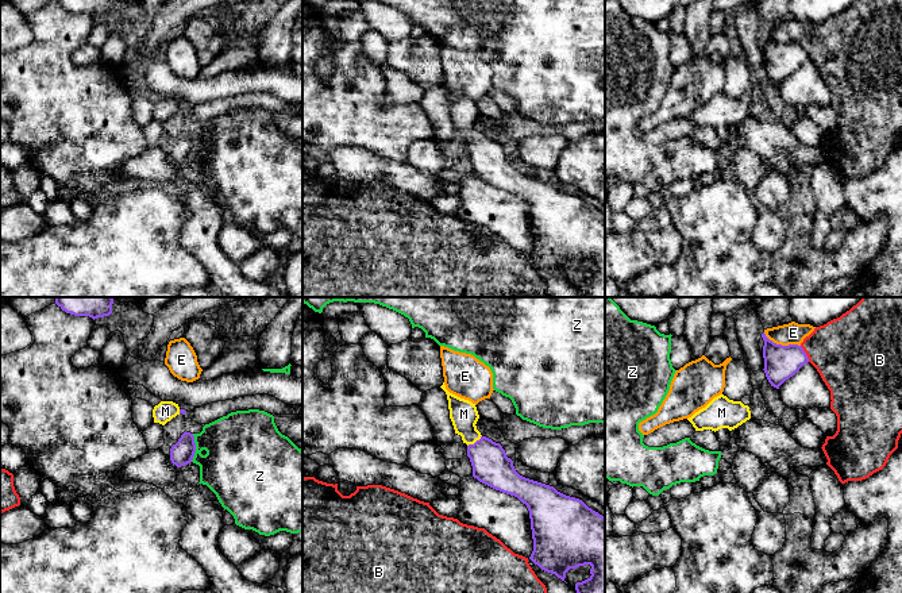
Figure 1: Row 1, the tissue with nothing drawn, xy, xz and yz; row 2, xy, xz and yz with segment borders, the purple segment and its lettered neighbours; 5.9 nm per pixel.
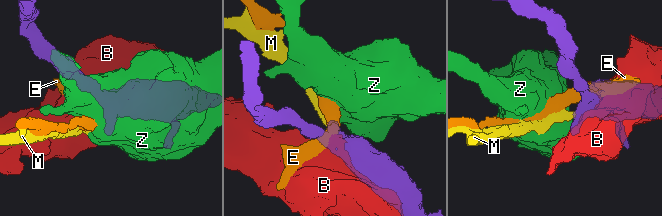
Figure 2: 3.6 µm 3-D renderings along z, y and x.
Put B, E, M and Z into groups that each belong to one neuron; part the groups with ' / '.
B / E / M / Z

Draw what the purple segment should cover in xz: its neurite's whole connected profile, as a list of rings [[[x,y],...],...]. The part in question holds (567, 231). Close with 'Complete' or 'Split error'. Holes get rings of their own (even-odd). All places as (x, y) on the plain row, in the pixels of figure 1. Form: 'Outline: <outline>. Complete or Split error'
Outline: [[[444,80],[440,85],[447,92],[450,116],[455,131],[460,132],[463,140],[467,142],[473,174],[496,188],[517,195],[527,203],[533,236],[533,249],[529,257],[541,267],[555,272],[562,278],[564,278],[570,266],[590,262],[591,273],[582,280],[577,280],[575,288],[582,297],[605,297],[605,215],[579,196],[566,193],[554,184],[520,173],[502,143],[482,134],[477,127],[475,122],[479,112],[475,101],[450,91]]]. Split error

